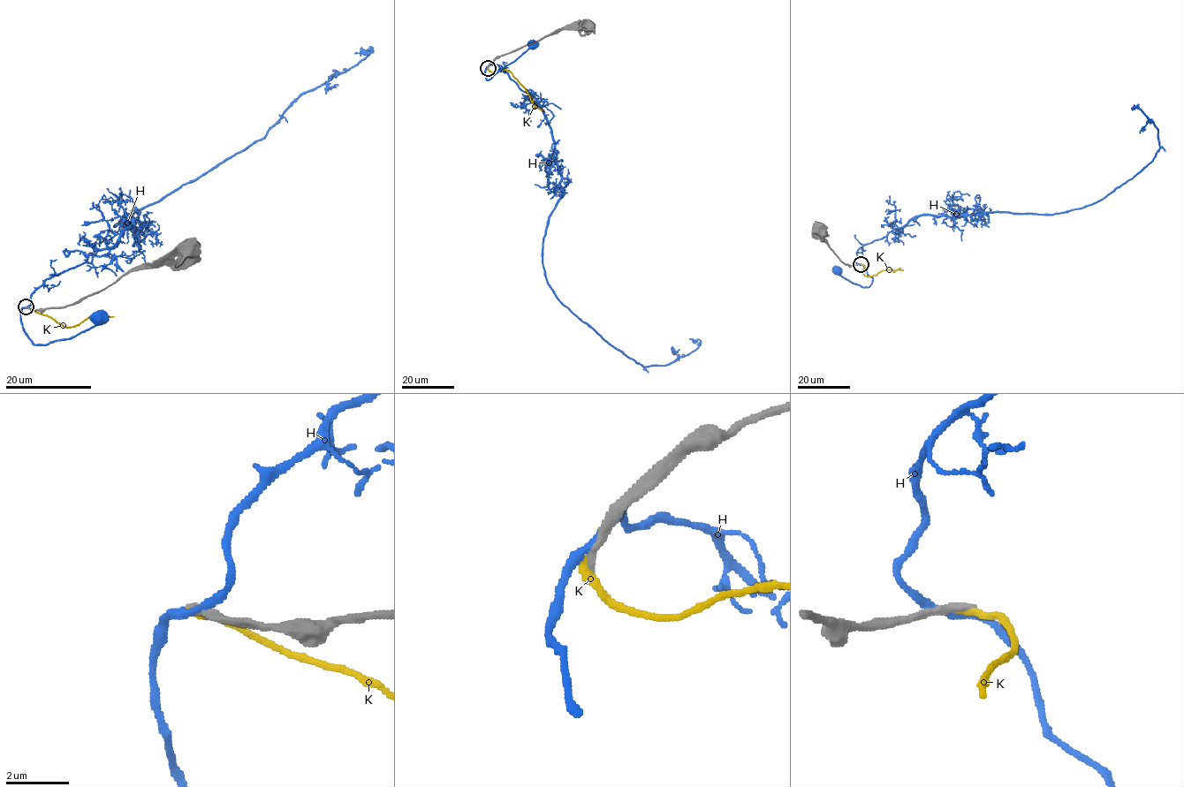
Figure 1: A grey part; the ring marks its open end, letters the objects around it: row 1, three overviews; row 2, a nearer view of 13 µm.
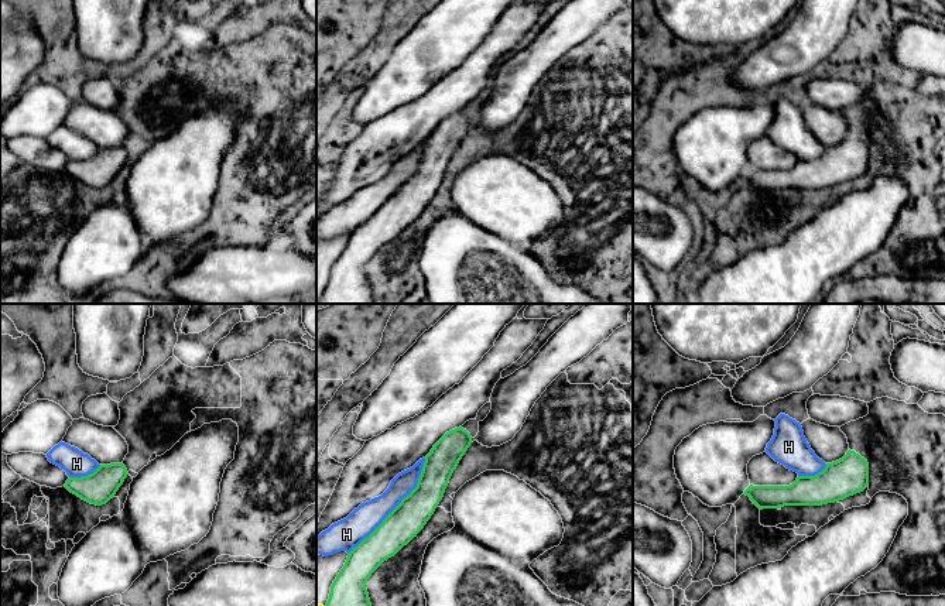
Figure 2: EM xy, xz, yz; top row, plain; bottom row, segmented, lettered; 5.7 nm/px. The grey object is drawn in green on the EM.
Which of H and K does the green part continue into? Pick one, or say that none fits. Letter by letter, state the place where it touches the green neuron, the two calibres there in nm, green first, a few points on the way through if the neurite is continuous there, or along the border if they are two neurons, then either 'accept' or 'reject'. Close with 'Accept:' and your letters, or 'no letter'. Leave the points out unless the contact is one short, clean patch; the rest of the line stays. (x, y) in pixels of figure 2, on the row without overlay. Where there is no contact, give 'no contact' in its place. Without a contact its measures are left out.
H: contact xz (396, 191); calibres 190 and 170 nm; reject
K: contact xz (321, 297); calibres 280 and 60 nm; reject
Accept: no letter

